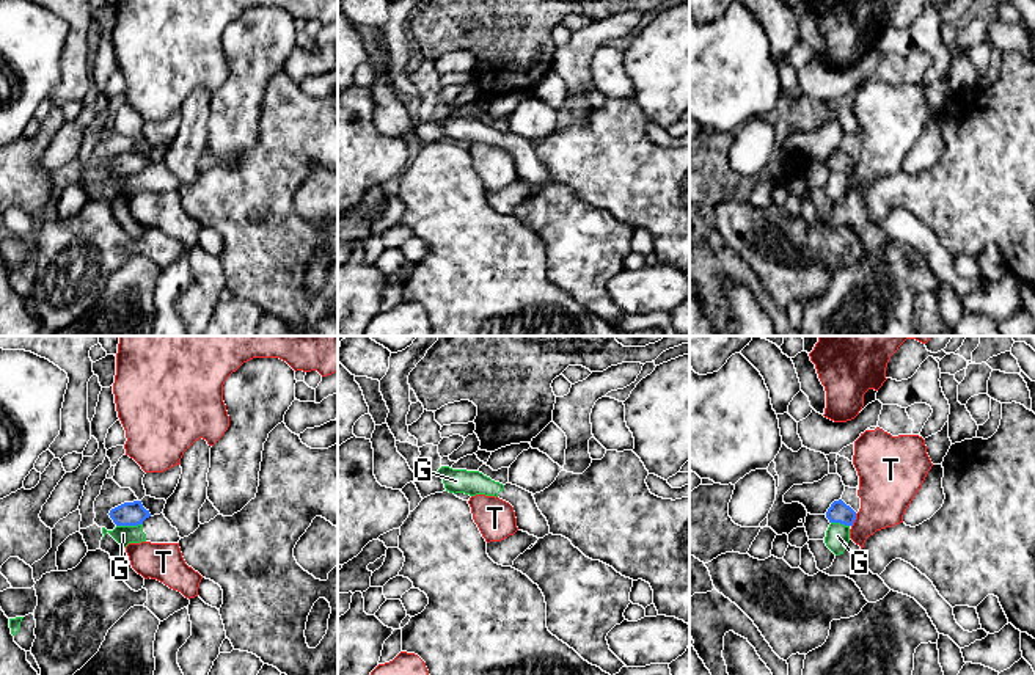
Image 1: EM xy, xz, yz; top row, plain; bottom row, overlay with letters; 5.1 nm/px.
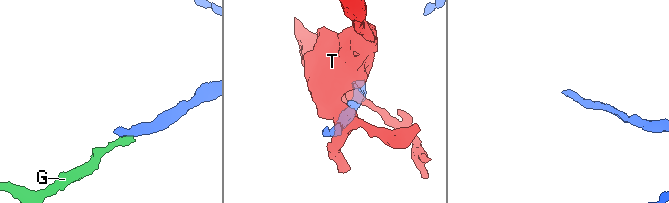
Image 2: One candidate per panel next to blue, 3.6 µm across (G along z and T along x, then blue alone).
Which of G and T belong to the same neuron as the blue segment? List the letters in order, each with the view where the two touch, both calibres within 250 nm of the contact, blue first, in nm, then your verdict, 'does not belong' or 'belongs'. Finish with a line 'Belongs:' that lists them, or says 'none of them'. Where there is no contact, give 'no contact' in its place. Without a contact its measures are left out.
G: contact in xy; calibres 130 and 100 nm; does not belong
T: contact in yz; calibres 110 and 300 nm; does not belong
Belongs: none of them

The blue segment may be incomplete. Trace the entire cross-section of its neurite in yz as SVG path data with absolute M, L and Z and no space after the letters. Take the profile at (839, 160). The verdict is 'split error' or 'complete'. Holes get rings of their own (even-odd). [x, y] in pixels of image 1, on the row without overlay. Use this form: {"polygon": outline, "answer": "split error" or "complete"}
{"polygon": "M842 148L834 149L826 160L829 171L840 171L845 174L853 174L856 168L856 160L847 154Z", "answer": "complete"}

